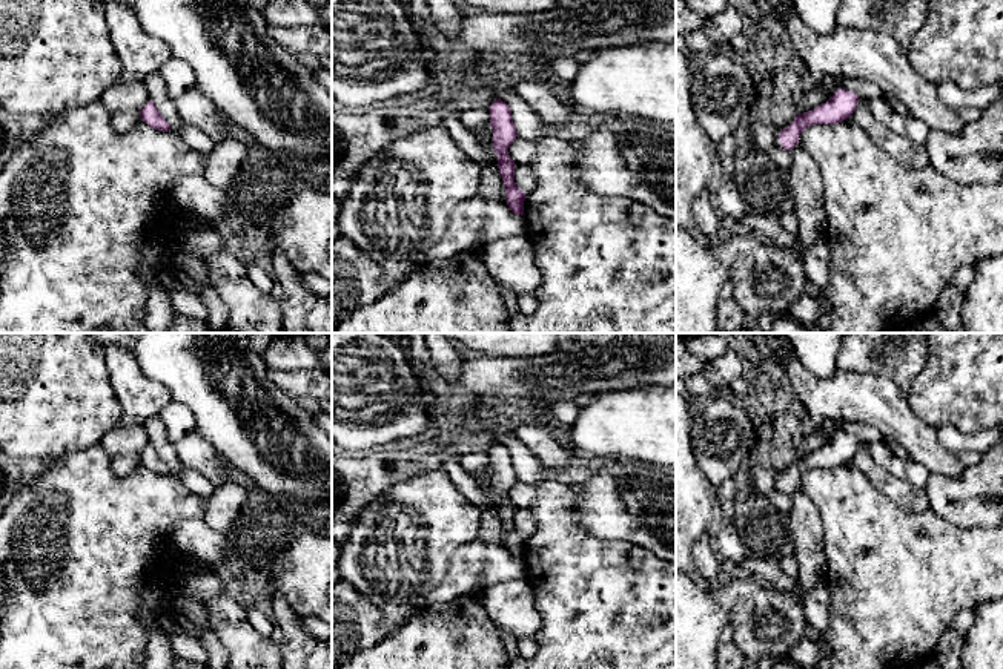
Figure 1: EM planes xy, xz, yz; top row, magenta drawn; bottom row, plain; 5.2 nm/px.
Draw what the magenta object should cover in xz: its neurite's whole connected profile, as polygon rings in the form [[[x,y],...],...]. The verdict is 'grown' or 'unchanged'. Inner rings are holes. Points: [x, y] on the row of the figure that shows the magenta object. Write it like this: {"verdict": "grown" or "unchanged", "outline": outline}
{"verdict": "unchanged", "outline": [[[501,98],[495,100],[490,110],[490,124],[493,129],[493,150],[498,153],[498,169],[504,181],[507,206],[515,215],[524,215],[525,193],[515,184],[516,164],[508,155],[508,147],[518,137],[511,120],[511,110]]]}

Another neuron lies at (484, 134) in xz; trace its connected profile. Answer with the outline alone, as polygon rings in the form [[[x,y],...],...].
[[[488,123],[484,127],[476,129],[475,133],[476,133],[479,143],[482,144],[482,147],[485,150],[485,155],[492,163],[493,170],[499,173],[498,153],[493,150],[493,129],[492,129],[492,124]]]

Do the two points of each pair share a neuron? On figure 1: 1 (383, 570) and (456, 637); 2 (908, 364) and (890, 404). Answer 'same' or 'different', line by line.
1: different
2: different

